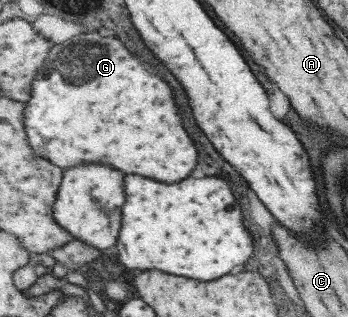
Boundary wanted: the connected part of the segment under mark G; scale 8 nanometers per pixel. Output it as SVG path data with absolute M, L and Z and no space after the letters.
M87 32L55 46L36 80L34 97L28 101L24 120L33 149L41 157L63 169L83 163L109 163L127 175L137 173L165 183L179 183L179 179L187 179L197 169L199 149L183 125L171 85L147 71L119 37Z

